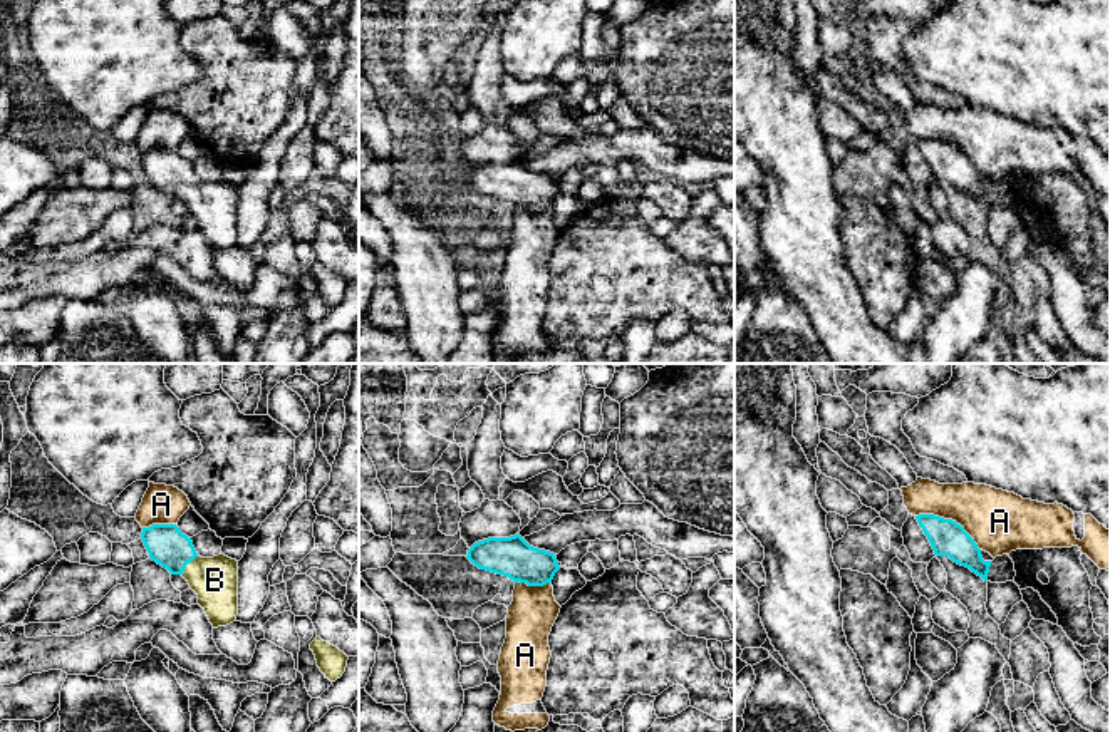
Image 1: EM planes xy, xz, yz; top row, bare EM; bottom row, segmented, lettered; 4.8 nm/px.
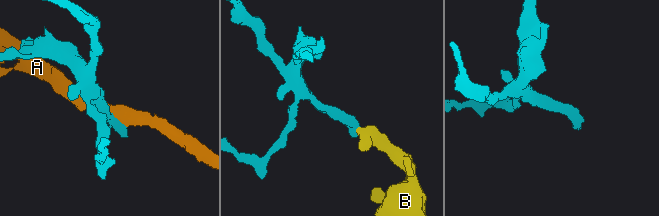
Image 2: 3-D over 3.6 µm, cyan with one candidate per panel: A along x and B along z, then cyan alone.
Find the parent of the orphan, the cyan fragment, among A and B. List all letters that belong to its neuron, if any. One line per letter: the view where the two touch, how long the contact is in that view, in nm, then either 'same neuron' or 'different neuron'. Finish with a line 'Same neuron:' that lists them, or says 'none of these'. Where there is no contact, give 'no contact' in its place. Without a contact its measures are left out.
A: contact in yz; length 360 nm; different neuron
B: contact in xy; length 130 nm; same neuron
Same neuron: B

